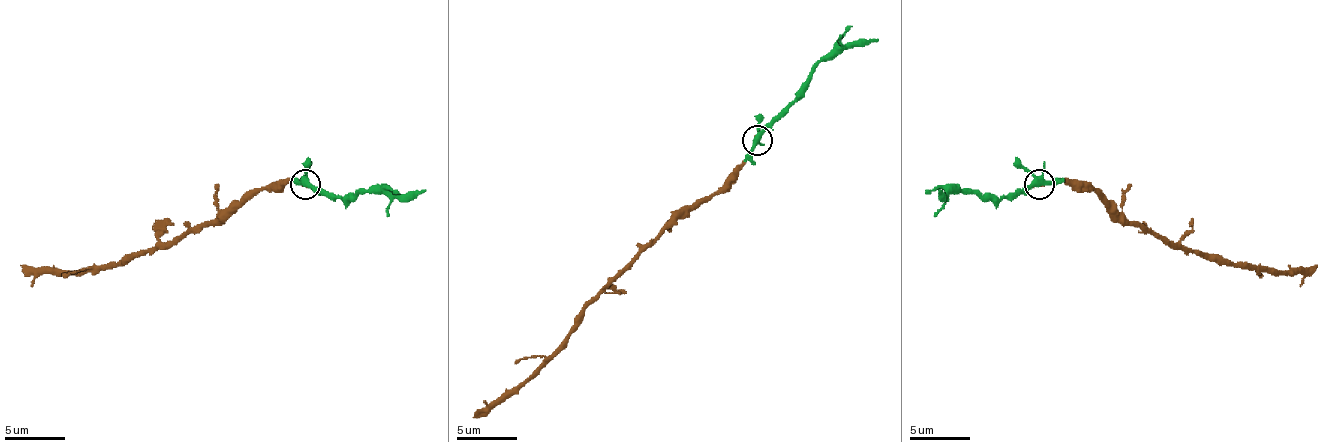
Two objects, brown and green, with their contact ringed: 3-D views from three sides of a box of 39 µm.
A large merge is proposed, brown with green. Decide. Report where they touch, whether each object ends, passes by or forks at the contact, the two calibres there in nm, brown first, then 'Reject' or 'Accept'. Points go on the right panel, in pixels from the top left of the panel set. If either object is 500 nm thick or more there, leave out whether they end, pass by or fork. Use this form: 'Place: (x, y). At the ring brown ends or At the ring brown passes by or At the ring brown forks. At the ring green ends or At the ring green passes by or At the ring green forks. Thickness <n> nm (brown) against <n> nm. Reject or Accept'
Place: (1039, 184). At the ring brown ends. At the ring green forks. Thickness 110 nm (brown) against 360 nm. Accept

